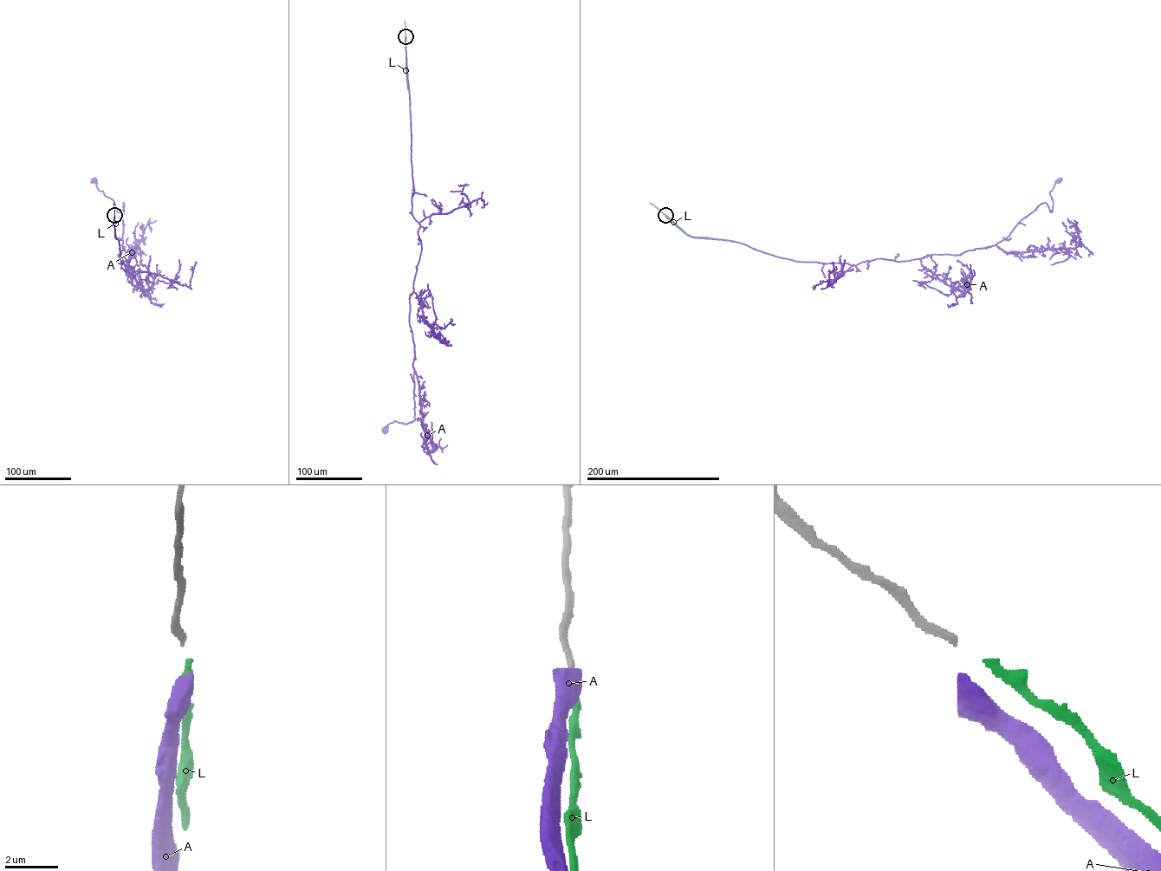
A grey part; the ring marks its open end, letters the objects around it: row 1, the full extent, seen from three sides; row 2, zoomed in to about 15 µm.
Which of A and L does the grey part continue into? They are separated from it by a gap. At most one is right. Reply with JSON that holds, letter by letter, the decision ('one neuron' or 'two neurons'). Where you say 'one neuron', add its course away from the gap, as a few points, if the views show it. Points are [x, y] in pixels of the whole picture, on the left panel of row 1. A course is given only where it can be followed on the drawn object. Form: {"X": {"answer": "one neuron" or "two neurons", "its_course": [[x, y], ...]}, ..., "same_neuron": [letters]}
{"A": {"answer": "two neurons"}, "L": {"answer": "one neuron", "its_course": [[114, 215], [117, 238]]}, "same_neuron": ["L"]}

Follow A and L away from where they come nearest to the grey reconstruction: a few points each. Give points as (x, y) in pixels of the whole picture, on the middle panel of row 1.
A: (405, 36), (411, 214), (419, 224), (421, 246), (409, 298), (415, 419), (394, 420), (385, 431)
L: (405, 37), (408, 89)

